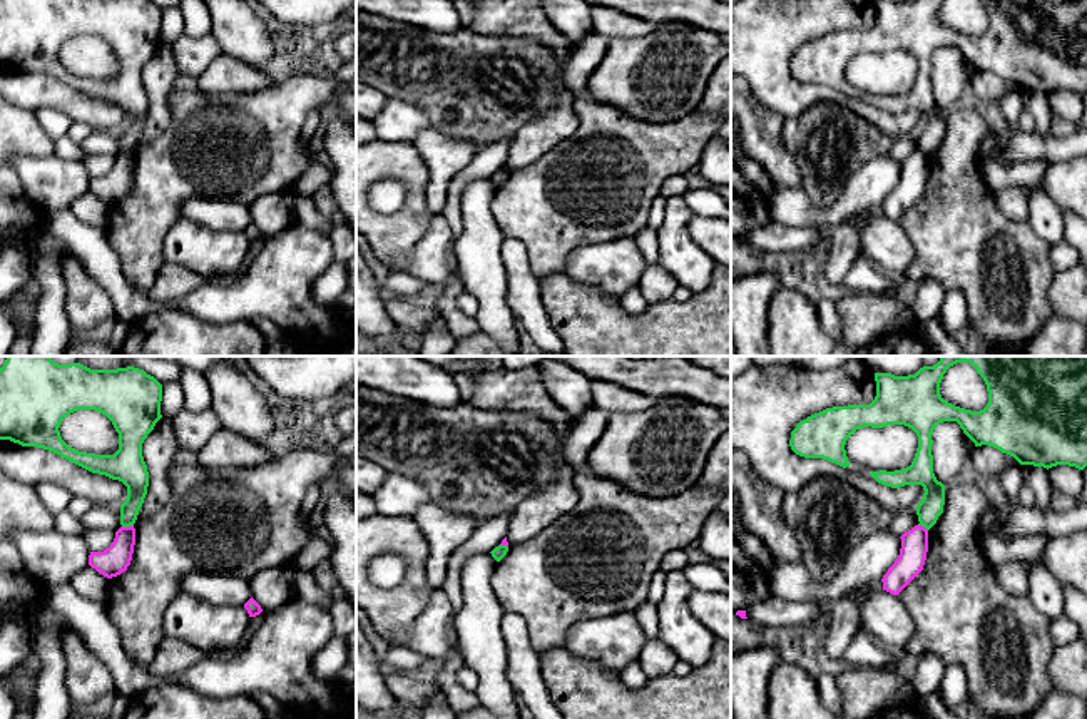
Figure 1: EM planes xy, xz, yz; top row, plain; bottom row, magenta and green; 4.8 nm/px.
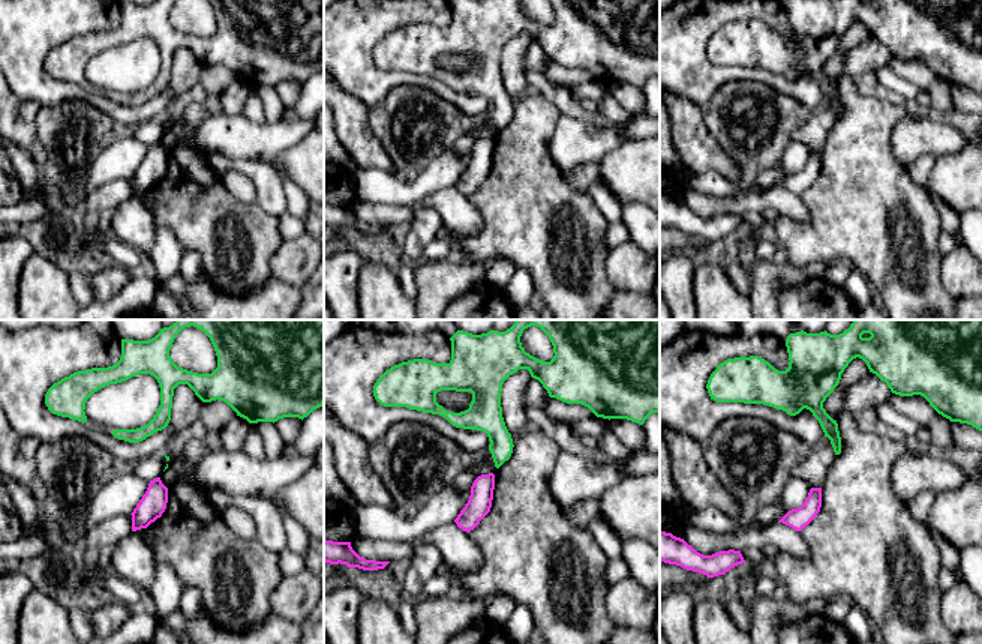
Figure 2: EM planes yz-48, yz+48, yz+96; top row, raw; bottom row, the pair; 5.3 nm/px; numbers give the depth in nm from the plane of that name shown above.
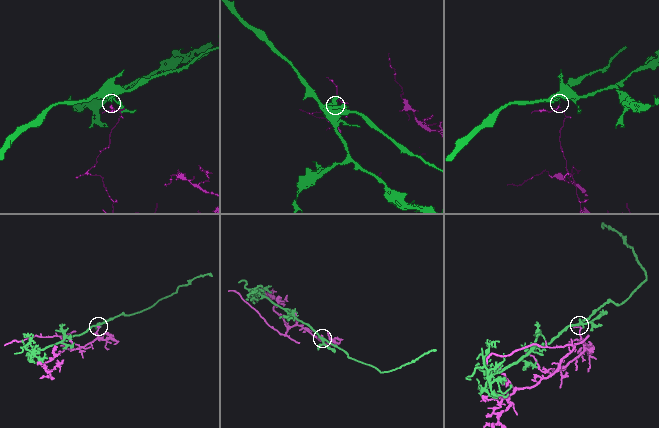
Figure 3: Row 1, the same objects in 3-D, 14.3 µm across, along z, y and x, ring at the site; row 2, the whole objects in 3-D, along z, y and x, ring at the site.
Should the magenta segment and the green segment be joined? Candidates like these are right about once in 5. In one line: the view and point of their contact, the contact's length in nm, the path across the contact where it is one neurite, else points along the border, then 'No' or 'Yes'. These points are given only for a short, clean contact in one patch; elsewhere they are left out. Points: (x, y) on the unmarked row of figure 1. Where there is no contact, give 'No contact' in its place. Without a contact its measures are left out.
Touches magenta at xy (127, 152). Shared border 60 nm. Boundary: xy (132, 149), (122, 152). No

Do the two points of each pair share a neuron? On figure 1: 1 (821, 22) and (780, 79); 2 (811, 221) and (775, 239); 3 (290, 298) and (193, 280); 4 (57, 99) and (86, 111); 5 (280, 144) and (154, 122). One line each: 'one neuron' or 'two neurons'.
1: one neuron
2: one neuron
3: two neurons
4: one neuron
5: two neurons

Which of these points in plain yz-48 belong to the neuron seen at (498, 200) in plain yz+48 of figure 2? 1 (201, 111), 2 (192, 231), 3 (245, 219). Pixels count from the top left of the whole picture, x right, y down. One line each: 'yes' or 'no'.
1: yes
2: yes
3: yes

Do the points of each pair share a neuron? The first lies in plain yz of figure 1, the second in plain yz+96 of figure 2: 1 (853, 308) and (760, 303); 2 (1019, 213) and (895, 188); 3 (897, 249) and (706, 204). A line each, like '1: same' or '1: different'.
1: same
2: different
3: same

